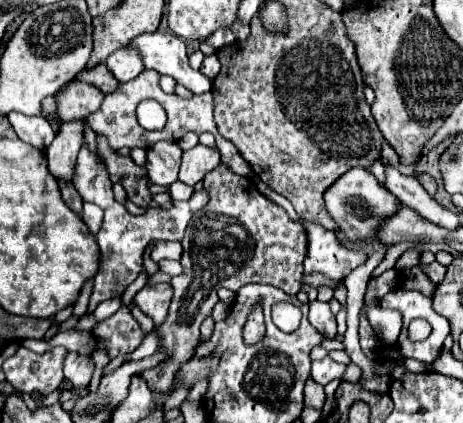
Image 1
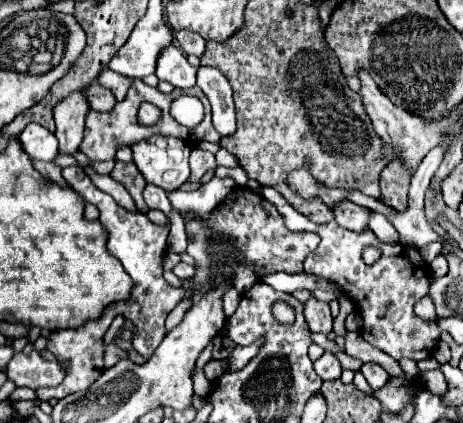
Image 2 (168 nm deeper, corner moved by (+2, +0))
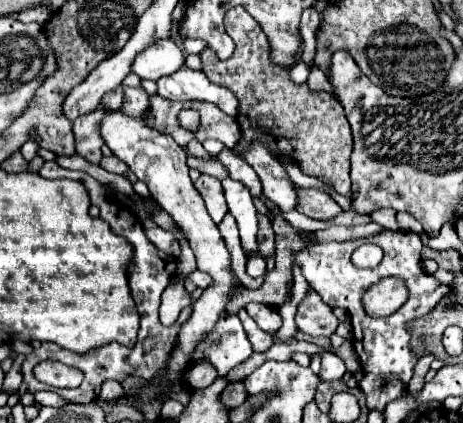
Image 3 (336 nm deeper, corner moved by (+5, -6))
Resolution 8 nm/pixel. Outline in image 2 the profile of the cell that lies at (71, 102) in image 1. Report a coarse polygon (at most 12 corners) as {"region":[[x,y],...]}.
{"region":[[95,82],[85,88],[89,108],[109,112],[115,106],[111,90]]}

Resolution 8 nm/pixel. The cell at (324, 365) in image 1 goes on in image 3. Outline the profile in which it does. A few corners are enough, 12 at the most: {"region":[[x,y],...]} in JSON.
{"region":[[322,354],[320,380],[340,380],[346,374],[344,362]]}

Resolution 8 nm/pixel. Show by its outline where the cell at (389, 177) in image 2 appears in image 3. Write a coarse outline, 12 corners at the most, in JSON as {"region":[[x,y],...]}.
{"region":[[398,212],[400,226],[408,232],[422,234],[422,226],[406,212]]}

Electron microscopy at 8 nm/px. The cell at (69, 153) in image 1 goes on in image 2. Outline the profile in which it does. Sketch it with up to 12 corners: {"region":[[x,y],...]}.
{"region":[[73,92],[53,110],[59,152],[73,156],[83,140],[89,104]]}

